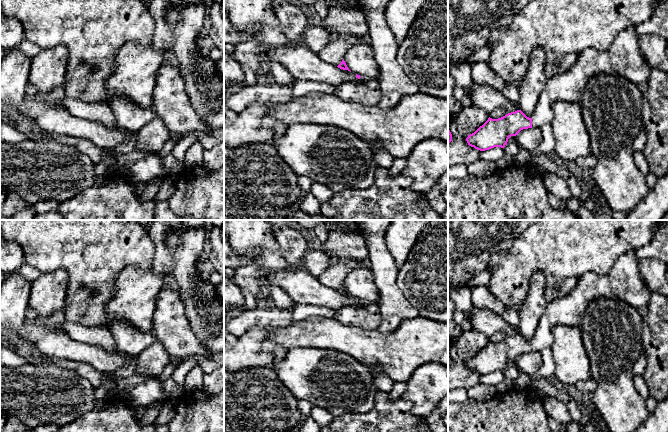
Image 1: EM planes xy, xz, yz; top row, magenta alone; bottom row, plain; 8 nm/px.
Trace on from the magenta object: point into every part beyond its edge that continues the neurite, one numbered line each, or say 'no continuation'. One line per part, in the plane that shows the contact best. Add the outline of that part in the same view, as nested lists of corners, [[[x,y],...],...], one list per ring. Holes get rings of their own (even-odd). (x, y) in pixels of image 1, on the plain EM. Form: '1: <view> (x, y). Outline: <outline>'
1: yz (624, 282). Outline: [[[629,250],[617,258],[607,274],[586,273],[578,279],[570,294],[548,302],[540,318],[538,332],[532,340],[532,351],[551,348],[554,326],[580,328],[586,308],[594,300],[618,299],[638,309],[647,306],[651,296],[652,292],[642,279],[635,251]]]

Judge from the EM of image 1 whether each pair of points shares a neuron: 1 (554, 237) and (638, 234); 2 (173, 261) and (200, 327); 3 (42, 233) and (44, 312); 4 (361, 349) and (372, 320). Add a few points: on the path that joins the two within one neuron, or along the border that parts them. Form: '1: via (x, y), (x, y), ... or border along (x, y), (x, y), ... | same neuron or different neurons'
1: via (575, 237), (615, 237), (617, 239) | same neuron
2: via (188, 277), (190, 296), (199, 311) | same neuron
3: border along (42, 274), (57, 269), (63, 269), (67, 274) | different neurons
4: border along (346, 324), (376, 329) | different neurons

